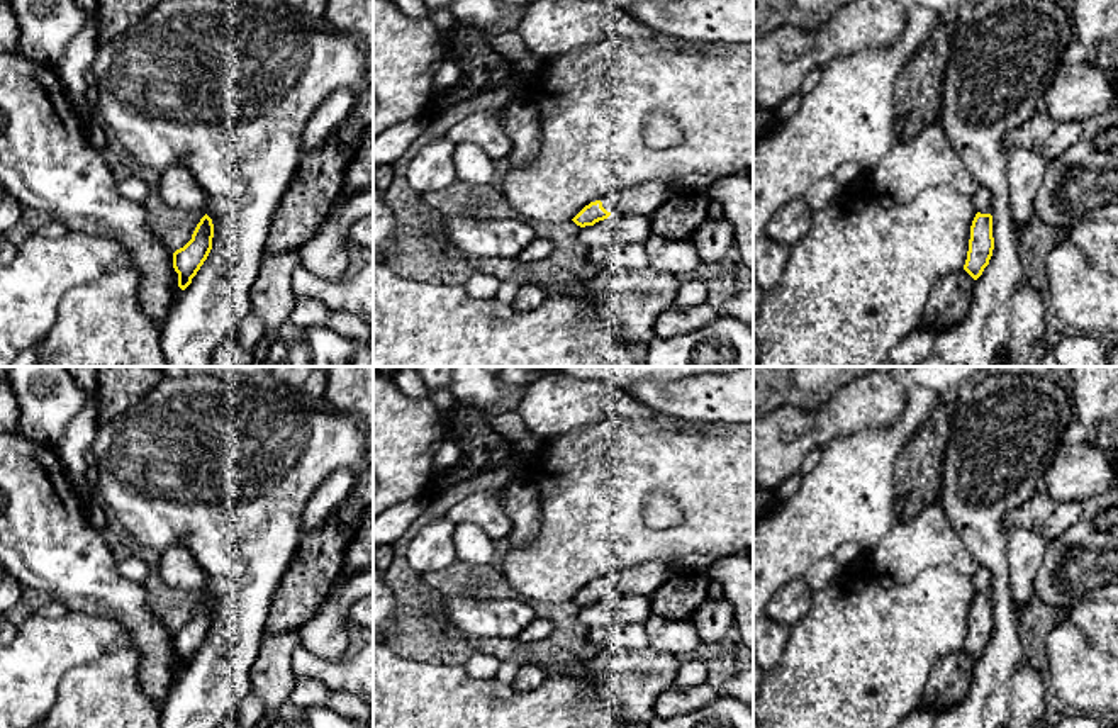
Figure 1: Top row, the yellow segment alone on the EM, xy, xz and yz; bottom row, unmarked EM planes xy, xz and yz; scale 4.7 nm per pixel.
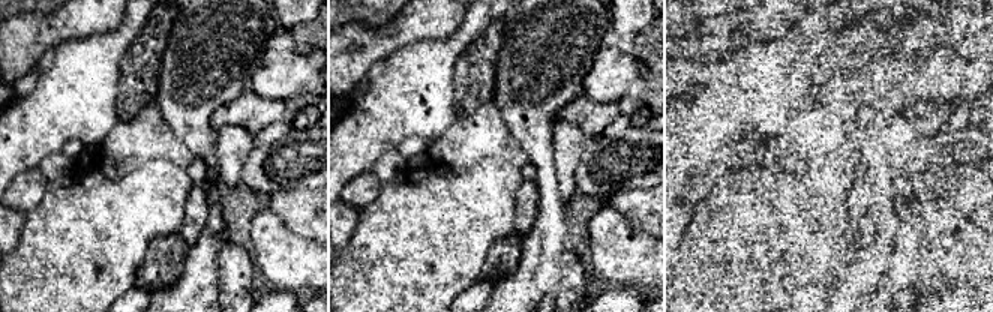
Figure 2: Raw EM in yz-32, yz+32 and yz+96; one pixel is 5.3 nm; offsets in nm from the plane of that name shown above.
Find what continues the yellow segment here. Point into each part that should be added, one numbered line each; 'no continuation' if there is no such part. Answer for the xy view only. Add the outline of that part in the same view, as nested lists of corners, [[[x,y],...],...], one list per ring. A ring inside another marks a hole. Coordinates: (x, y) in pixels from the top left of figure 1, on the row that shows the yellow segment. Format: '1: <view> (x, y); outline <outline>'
no continuation

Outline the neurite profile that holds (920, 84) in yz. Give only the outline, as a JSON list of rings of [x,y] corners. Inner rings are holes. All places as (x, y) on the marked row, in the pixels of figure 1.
[[[938,22],[896,78],[896,139],[908,141],[940,120],[945,68],[957,22]]]

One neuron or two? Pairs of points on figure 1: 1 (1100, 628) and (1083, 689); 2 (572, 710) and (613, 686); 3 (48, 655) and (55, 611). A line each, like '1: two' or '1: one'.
1: two
2: two
3: two

